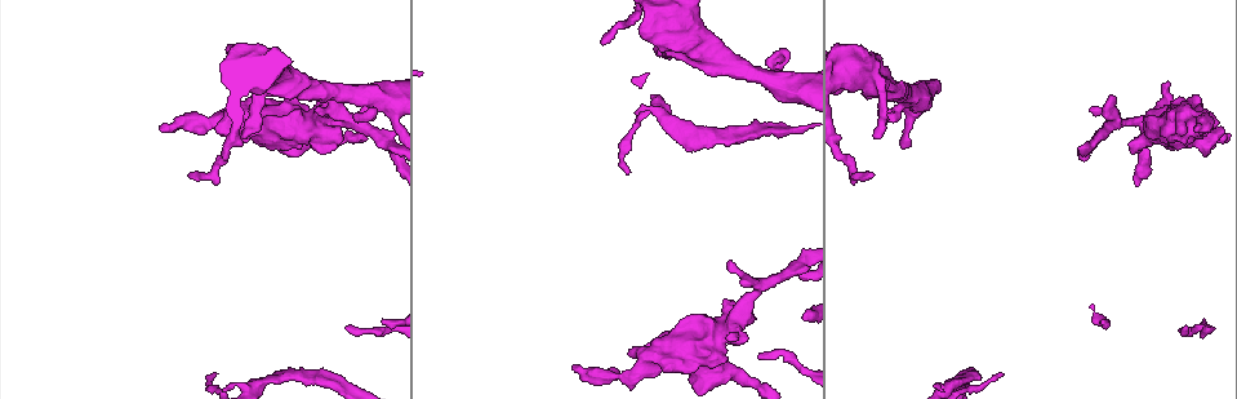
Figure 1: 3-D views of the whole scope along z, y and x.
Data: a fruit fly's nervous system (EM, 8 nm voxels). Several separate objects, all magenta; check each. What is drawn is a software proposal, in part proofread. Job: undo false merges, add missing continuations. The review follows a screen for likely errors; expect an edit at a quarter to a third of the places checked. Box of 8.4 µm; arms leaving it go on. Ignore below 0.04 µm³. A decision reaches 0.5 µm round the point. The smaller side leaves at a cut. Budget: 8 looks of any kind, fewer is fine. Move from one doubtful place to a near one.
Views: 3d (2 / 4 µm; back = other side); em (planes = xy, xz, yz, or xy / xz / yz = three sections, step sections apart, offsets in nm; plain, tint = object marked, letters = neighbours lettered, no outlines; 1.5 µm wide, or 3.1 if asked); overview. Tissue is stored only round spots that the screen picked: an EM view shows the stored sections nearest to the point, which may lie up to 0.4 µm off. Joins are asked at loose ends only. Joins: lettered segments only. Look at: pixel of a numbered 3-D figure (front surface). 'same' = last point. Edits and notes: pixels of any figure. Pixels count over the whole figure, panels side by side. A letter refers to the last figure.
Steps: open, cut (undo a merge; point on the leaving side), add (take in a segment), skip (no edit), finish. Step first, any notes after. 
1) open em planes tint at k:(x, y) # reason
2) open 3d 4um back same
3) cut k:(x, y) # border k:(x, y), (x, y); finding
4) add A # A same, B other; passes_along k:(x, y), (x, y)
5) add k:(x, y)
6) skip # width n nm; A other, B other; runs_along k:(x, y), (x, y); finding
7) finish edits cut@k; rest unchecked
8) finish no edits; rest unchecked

open 3d 2um at 1:(1003, 373) # tapers out

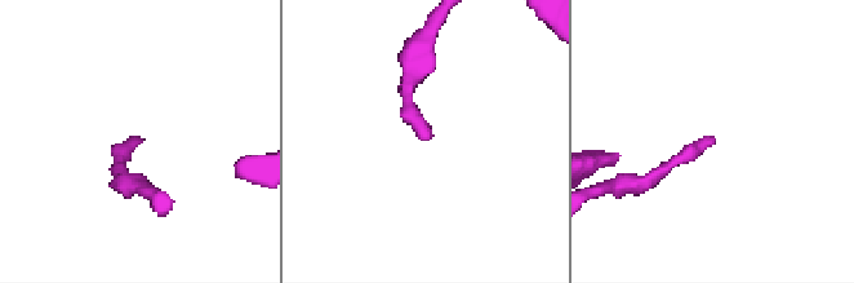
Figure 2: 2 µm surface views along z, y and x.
open em xy step 8 tint at 2:(428, 136)

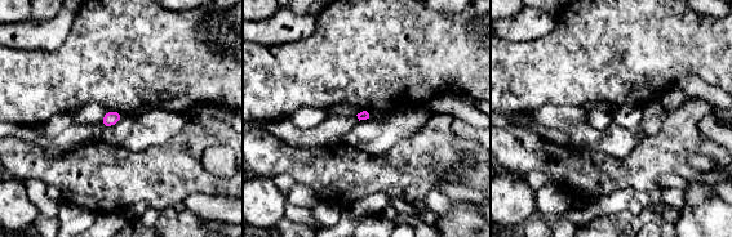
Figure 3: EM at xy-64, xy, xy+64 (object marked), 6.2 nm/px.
open em planes letters same

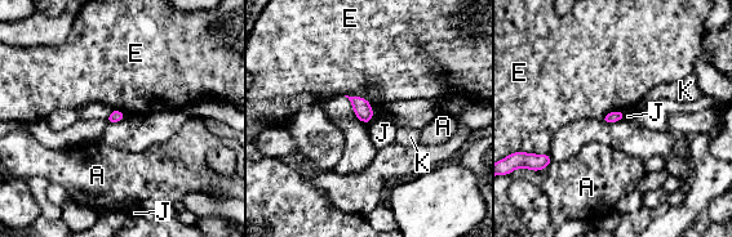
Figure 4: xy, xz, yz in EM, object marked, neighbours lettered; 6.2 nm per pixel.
skip # width 70 nm; A other, E other, J other, K other; no lettered segment goes on from it

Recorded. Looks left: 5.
open em planes letters at 1:(160, 127) # branch stops here

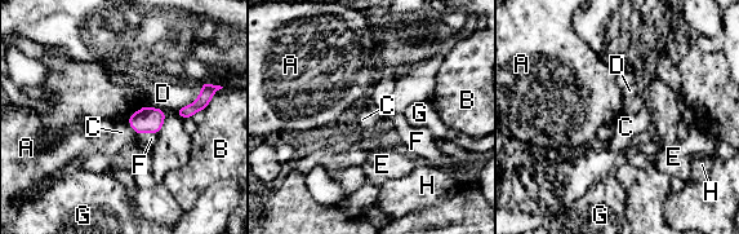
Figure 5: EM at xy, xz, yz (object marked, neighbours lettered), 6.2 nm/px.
skip # A other, B other, C other, D other, E other, F other, G other, H other; border 5:(127, 119), (138, 135); no lettered segment goes on from it

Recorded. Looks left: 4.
open 3d 4um at 1:(728, 337) # branch stops here

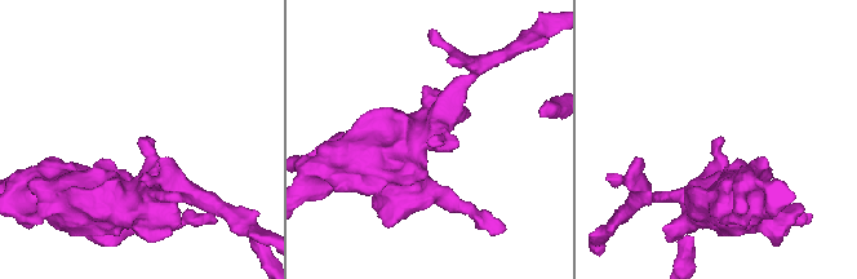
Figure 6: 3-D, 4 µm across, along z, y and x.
open em 3.1um planes plain at 6:(718, 146) # shape alone is not enough

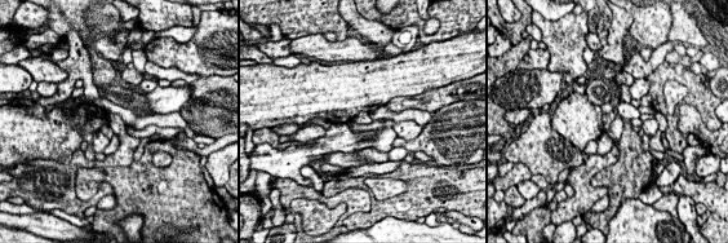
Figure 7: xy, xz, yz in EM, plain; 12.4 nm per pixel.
open em 3.1um planes letters same # see the neighbours

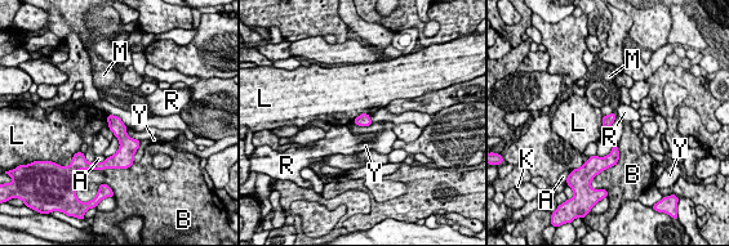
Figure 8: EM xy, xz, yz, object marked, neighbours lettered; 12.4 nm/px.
skip # width 140 nm; A other, B other, K other, L other, M other, R other, Y other; border 8:(601, 116), (604, 133); none of them fits

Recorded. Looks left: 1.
finish no edits; rest unchecked

